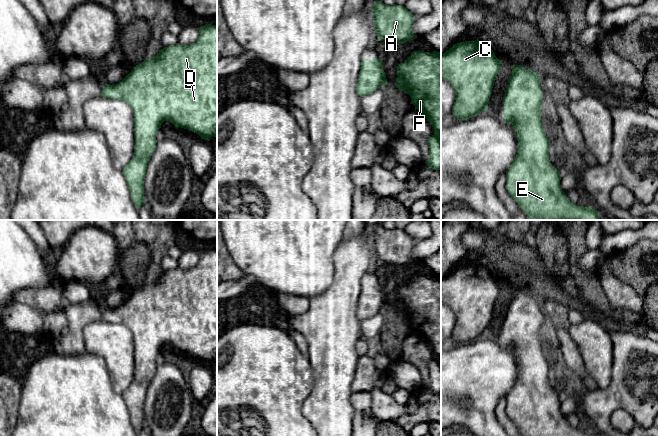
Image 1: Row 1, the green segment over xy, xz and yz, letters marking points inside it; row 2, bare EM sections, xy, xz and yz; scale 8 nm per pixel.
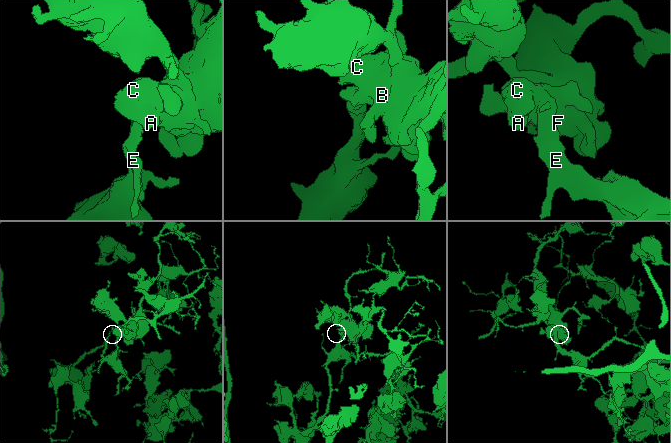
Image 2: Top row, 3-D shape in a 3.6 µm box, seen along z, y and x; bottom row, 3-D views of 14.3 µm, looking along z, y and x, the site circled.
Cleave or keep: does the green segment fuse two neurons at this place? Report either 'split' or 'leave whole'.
leave whole

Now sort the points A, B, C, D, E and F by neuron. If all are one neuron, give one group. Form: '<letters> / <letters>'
A B C D E F

